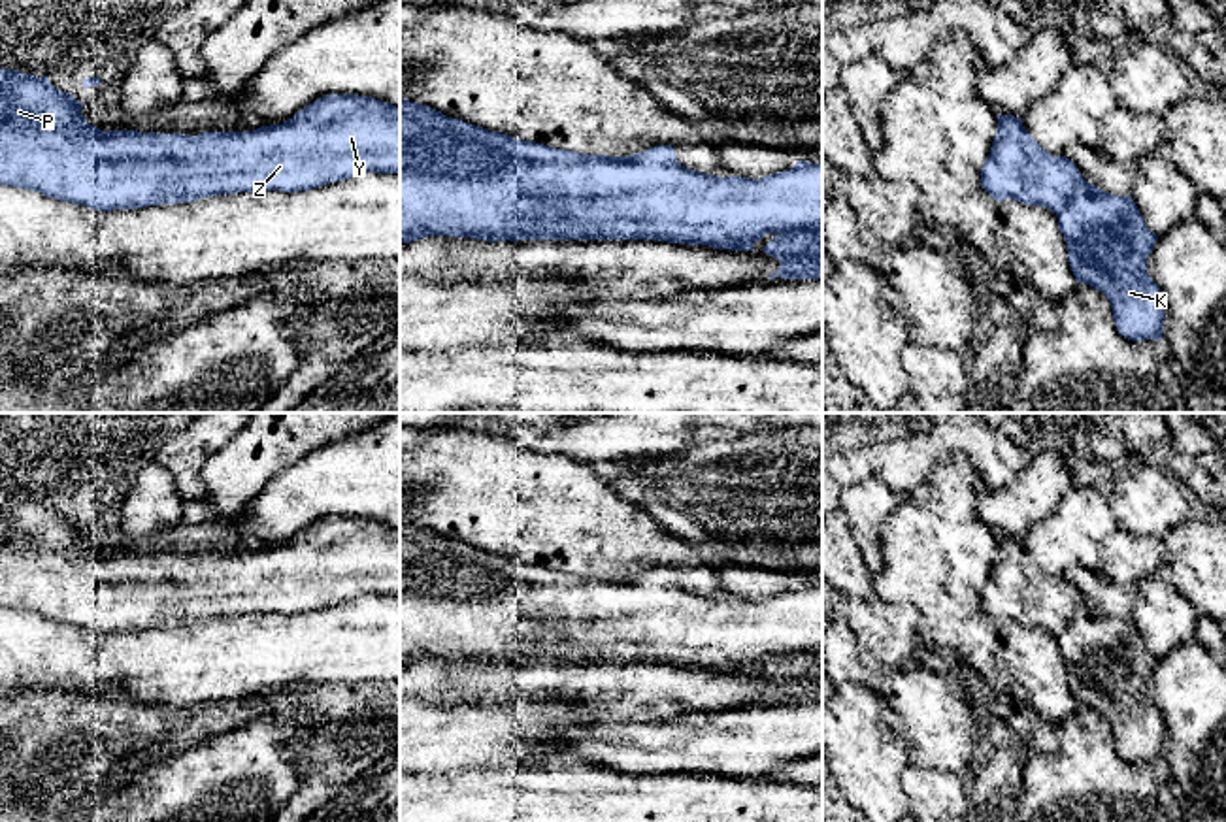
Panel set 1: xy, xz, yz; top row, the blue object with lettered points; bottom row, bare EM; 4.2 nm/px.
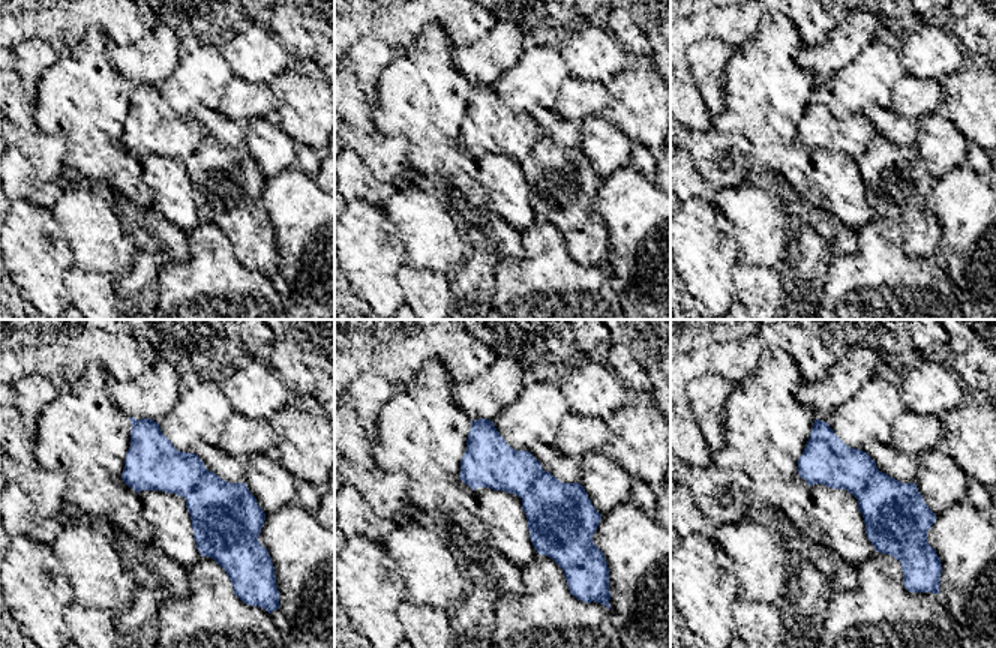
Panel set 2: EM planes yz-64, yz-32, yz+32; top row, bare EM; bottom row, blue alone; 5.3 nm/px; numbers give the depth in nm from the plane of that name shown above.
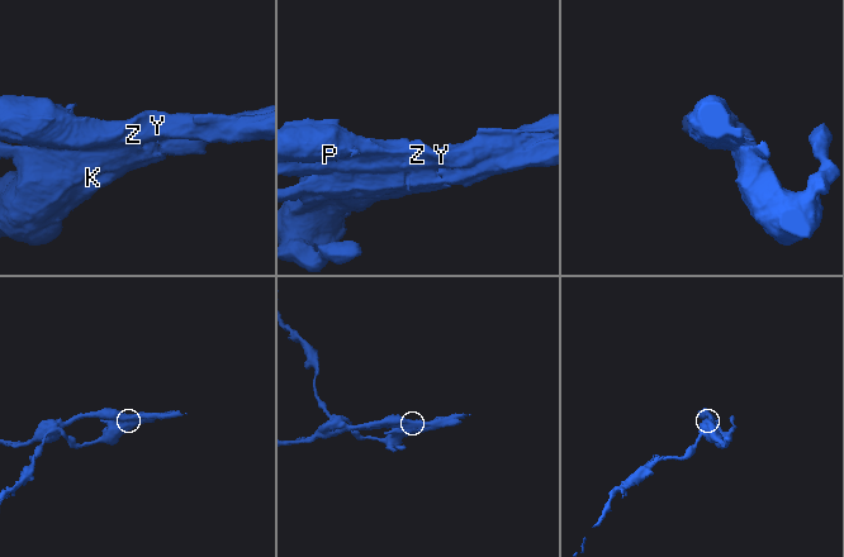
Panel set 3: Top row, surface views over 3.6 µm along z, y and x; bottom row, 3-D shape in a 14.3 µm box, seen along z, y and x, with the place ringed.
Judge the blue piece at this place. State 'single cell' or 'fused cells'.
fused cells

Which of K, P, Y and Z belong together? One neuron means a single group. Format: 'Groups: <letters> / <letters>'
Groups: K / P Y Z

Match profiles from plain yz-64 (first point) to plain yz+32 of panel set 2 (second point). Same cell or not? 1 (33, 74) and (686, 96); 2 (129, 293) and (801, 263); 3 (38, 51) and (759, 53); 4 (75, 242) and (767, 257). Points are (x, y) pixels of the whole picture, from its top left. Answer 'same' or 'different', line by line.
1: different
2: same
3: different
4: same

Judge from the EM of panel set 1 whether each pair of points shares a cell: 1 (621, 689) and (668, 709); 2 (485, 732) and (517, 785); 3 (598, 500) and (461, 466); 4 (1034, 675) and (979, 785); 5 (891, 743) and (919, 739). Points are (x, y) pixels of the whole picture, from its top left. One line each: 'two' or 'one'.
1: one
2: two
3: one
4: two
5: two

